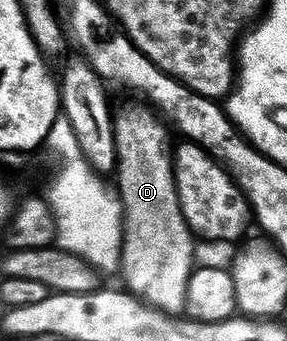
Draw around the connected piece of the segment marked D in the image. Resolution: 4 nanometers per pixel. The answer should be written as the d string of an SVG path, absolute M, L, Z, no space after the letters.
M122 111L113 116L118 175L116 191L125 212L120 271L126 274L126 283L131 287L127 288L137 298L167 315L178 317L185 312L186 294L196 267L196 239L178 200L176 159L172 147L170 151L167 124L155 115L150 111Z

